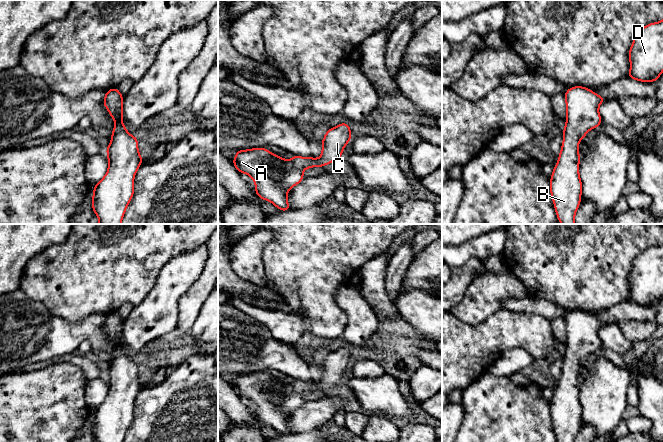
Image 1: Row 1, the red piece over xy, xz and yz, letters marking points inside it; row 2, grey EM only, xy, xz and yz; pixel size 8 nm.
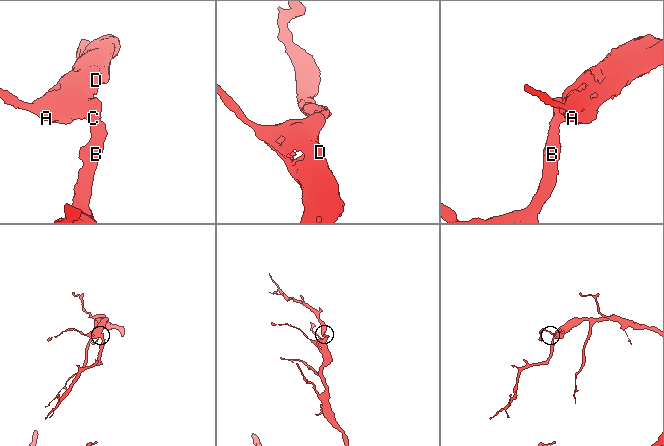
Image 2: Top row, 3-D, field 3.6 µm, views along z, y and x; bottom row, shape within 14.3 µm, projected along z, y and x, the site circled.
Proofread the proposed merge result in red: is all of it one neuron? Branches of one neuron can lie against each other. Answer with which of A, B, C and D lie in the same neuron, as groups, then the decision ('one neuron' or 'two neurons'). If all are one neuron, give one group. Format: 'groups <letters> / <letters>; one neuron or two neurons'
groups A B C D; one neuron

